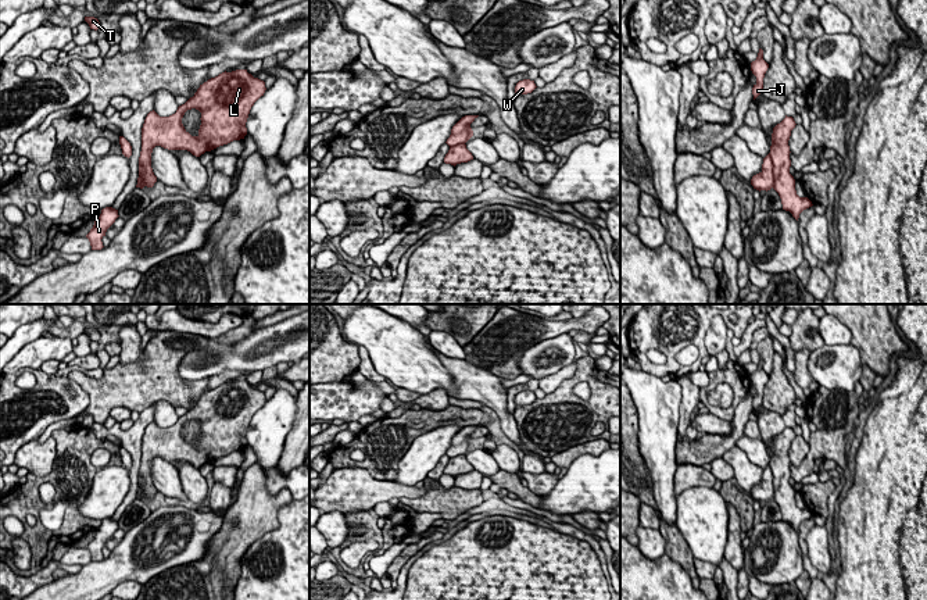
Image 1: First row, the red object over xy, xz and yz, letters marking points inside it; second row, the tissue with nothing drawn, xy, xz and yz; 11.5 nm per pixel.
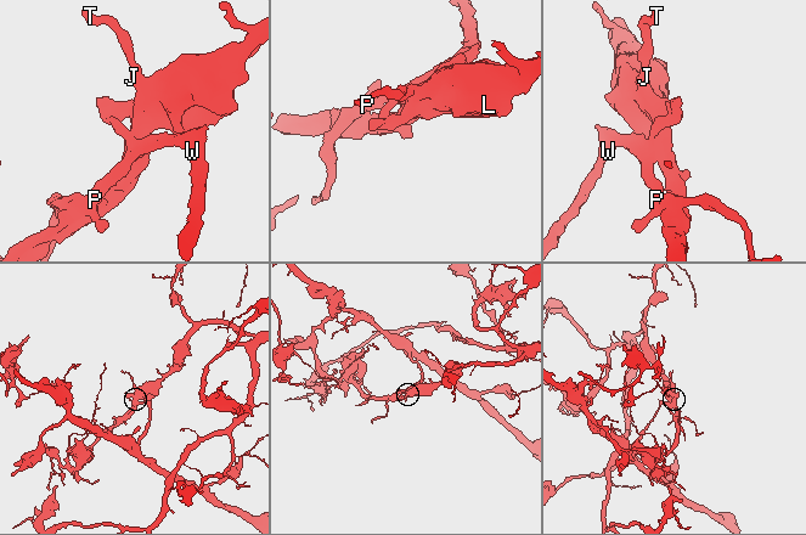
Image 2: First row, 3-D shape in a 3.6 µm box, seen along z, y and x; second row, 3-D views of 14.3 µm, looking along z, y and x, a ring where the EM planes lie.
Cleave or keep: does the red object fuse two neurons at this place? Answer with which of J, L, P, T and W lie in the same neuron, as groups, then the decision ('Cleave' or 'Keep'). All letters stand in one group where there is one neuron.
Groups: J L T / P W. Cleave

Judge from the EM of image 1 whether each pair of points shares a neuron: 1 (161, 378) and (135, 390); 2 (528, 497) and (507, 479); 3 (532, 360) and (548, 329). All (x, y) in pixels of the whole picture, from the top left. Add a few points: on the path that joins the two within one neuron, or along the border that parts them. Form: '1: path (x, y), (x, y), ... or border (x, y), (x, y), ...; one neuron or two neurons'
1: path (154, 378), (142, 384); one neuron
2: path (522, 492), (512, 482); one neuron
3: border (566, 332), (532, 345), (518, 360); two neurons

